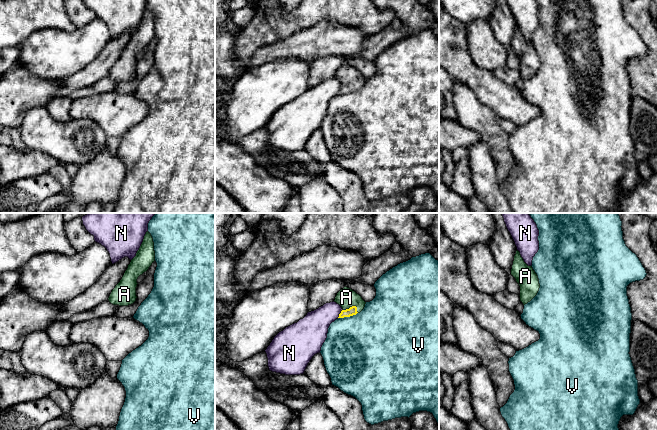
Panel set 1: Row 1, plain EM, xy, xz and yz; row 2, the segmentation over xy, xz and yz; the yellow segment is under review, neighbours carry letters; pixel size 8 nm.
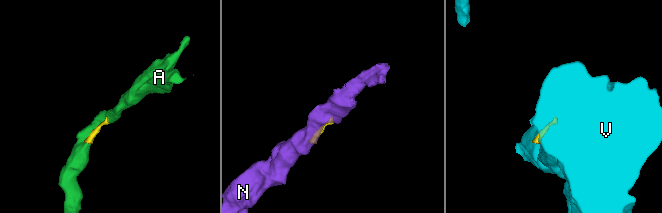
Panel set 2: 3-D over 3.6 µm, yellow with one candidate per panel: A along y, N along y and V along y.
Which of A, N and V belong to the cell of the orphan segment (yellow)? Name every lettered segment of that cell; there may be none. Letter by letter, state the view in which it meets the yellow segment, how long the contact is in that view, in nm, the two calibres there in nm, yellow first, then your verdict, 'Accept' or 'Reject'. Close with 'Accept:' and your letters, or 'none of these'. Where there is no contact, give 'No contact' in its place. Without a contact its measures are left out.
A: Touches yellow in xz. Shared border 130 nm. Thickness 70 nm (yellow) against 160 nm. Accept
N: Touches yellow in xz. Shared border 80 nm. Thickness 70 nm (yellow) against 240 nm. Reject
V: Touches yellow in xz. Shared border 170 nm. Thickness 70 nm (yellow) against 480 nm. Reject
Accept: A

